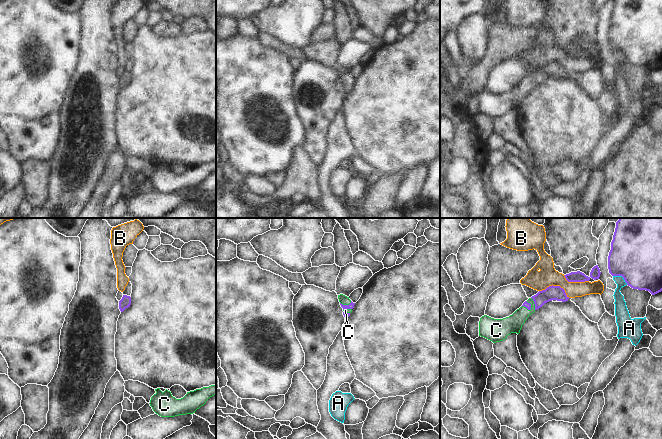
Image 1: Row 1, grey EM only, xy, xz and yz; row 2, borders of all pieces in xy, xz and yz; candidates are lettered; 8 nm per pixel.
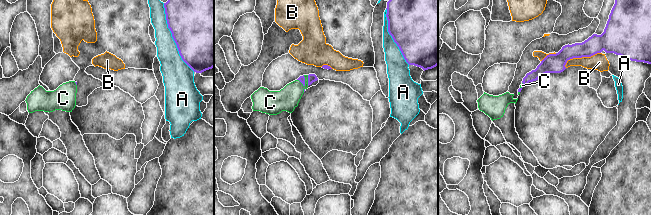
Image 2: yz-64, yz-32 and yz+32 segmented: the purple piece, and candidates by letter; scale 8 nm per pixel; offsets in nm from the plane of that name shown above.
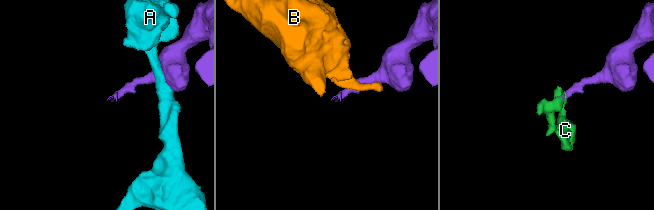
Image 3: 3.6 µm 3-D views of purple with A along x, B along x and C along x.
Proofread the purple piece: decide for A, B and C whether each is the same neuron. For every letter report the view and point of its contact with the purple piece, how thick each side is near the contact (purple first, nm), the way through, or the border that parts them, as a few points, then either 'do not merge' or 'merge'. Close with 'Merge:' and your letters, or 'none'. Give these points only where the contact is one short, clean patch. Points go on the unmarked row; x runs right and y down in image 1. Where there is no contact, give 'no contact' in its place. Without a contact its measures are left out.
A: contact yz (621, 51); calibres 420 and 100 nm; do not merge
B: contact yz (555, 62); calibres 110 and 160 nm; do not merge
C: contact xz (345, 81); calibres 50 and 70 nm; way xz (351, 81), (345, 81), (343, 75); merge
Merge: C

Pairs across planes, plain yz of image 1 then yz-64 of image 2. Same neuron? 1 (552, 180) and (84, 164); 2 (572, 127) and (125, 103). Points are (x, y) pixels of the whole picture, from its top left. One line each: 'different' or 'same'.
1: same
2: same

